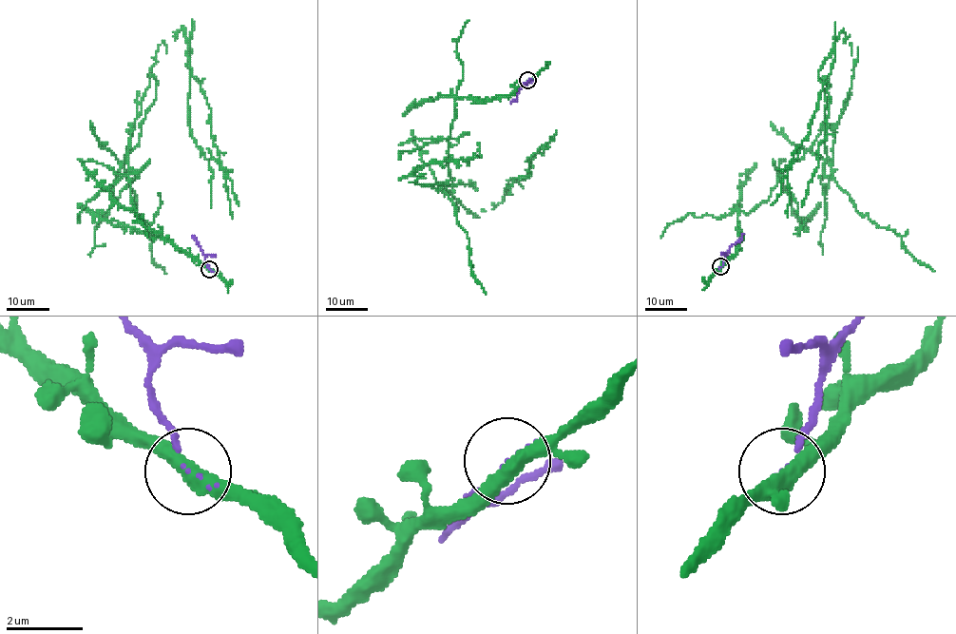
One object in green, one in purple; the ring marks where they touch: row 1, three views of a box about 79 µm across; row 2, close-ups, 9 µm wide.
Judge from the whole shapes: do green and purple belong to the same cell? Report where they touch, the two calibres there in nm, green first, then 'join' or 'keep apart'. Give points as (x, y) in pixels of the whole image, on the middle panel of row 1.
at (527, 80); 400 nm thick on the green side, 90 nm on the other; keep apart

